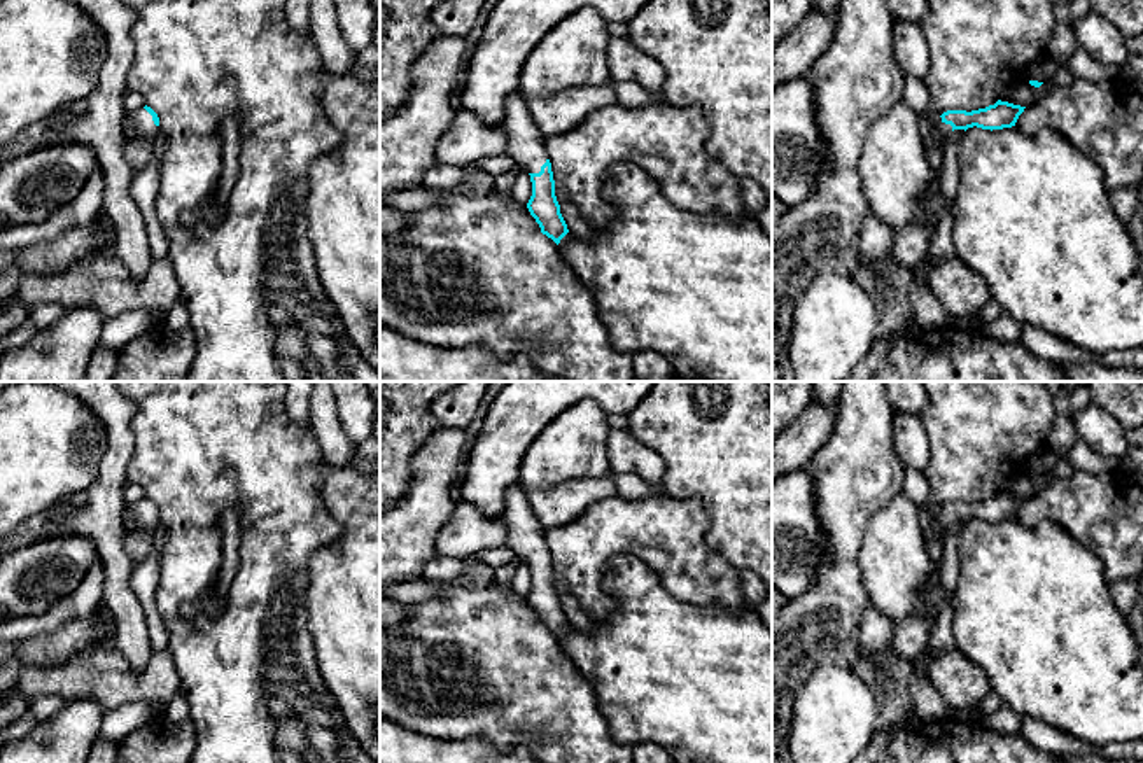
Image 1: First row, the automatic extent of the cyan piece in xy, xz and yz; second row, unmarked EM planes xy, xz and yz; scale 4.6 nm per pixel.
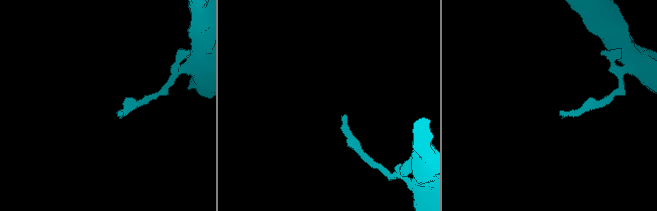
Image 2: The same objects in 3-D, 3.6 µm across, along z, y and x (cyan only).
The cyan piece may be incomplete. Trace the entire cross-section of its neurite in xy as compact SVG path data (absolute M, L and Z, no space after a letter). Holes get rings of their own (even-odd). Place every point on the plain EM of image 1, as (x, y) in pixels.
M144 499L137 504L126 506L124 520L131 523L130 528L124 528L124 544L138 565L149 555L154 528L159 523L159 509L151 499Z

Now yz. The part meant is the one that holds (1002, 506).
M998 492L994 497L978 502L947 502L933 514L935 536L943 542L945 528L954 522L982 520L1003 522L1015 518L1026 499Z

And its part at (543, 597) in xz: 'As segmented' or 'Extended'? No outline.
Extended

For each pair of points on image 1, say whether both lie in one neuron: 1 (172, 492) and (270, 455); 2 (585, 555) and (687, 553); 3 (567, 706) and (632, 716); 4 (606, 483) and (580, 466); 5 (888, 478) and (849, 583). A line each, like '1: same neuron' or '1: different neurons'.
1: same neuron
2: same neuron
3: different neurons
4: different neurons
5: same neuron

